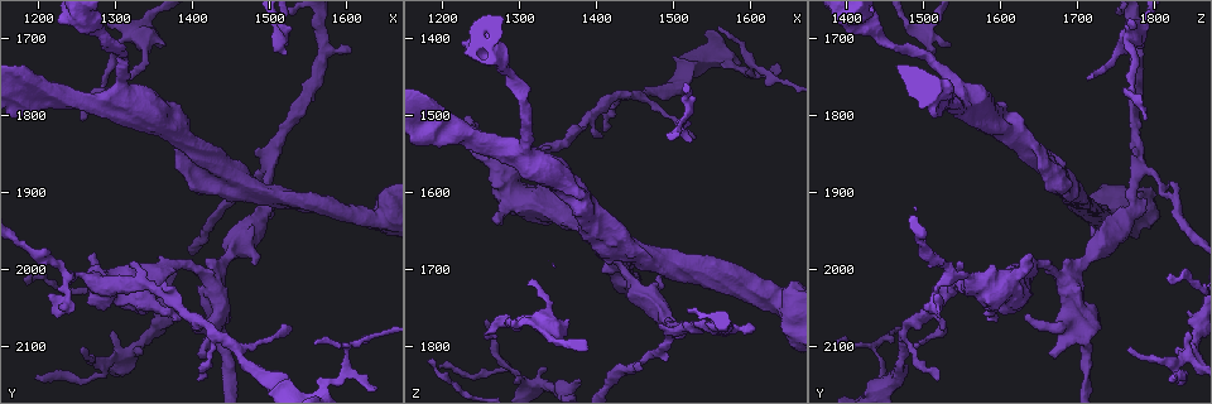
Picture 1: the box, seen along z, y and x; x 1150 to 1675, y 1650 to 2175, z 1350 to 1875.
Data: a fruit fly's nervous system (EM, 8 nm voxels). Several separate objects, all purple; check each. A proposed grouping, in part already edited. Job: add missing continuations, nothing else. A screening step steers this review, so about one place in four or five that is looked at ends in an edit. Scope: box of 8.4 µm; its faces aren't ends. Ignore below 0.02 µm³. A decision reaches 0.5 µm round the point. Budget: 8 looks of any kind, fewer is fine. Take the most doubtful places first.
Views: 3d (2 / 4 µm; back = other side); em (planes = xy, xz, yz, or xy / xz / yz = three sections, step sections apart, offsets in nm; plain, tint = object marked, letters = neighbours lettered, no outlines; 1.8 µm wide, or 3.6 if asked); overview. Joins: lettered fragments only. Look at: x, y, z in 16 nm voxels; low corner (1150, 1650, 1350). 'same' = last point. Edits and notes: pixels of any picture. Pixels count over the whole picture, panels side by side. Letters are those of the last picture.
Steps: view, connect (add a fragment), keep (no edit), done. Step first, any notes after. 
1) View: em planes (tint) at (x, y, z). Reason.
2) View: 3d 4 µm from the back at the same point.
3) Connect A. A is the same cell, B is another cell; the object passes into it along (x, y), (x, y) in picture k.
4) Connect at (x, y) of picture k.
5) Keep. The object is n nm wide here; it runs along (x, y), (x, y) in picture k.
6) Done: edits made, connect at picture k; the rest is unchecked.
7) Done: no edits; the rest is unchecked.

View: 3d 4 µm at (1270, 1685, 1430). Closes a loop.

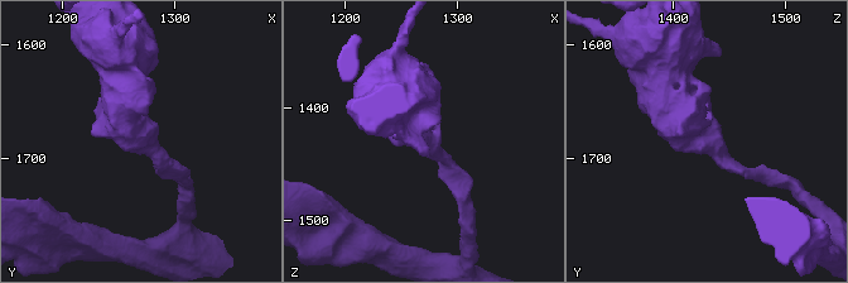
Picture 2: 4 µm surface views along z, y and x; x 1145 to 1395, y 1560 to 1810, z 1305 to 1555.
View: em planes (letters) at (1276, 1686, 1432). 3 arms meet here; the arms are 190, 200, 380 nm wide; now the EM.

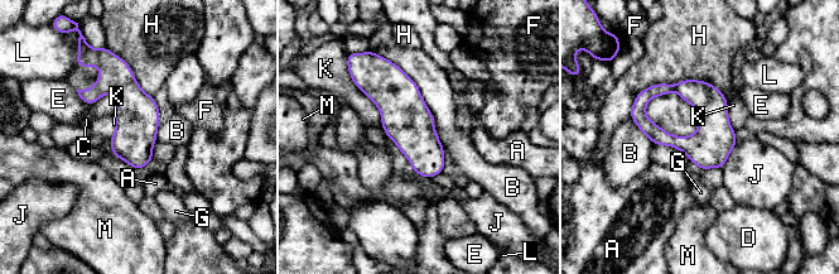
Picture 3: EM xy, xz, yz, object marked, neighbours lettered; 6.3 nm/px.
Keep. A, B, C, D, E, F, G, H, J, K, L and M are other cells; a border runs along (387, 58), (415, 82), (435, 123) in picture 3; none of them fits.

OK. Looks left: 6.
View: em planes (letters) at (1255, 1810, 1790). Tapers out.

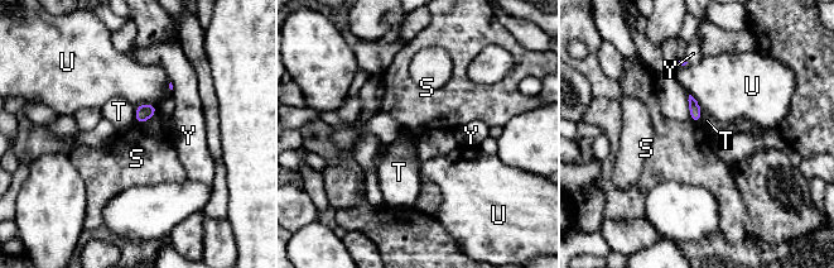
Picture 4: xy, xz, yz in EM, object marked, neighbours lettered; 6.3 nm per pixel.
Keep. S, T, U and Y are other cells; a border runs along (690, 119), (699, 124) in picture 4; no lettered fragment goes on from it.

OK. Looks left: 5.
View: 3d 4 µm from the back at (1220, 2060, 1520). Free end.

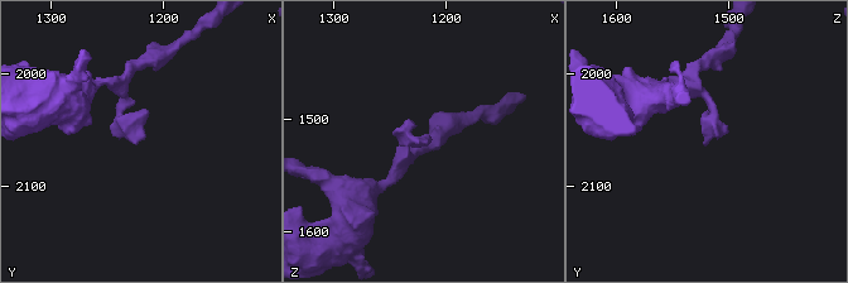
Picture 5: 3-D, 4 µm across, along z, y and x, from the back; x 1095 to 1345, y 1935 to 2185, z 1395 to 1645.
View: em planes (letters) at (1220, 2056, 1522). Need the tissue.

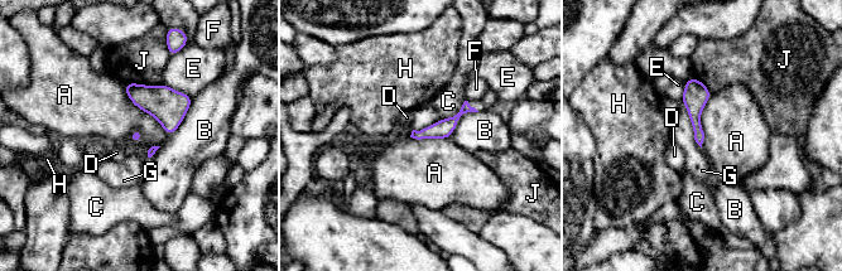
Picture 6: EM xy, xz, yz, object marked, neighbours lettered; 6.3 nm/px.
Keep. A, B, C, D, E, F, G, H and J are other cells; it runs along (468, 109), (443, 129), (414, 134) in picture 6; none of them fits.

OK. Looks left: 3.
Done: no edits; the rest is unchecked.

